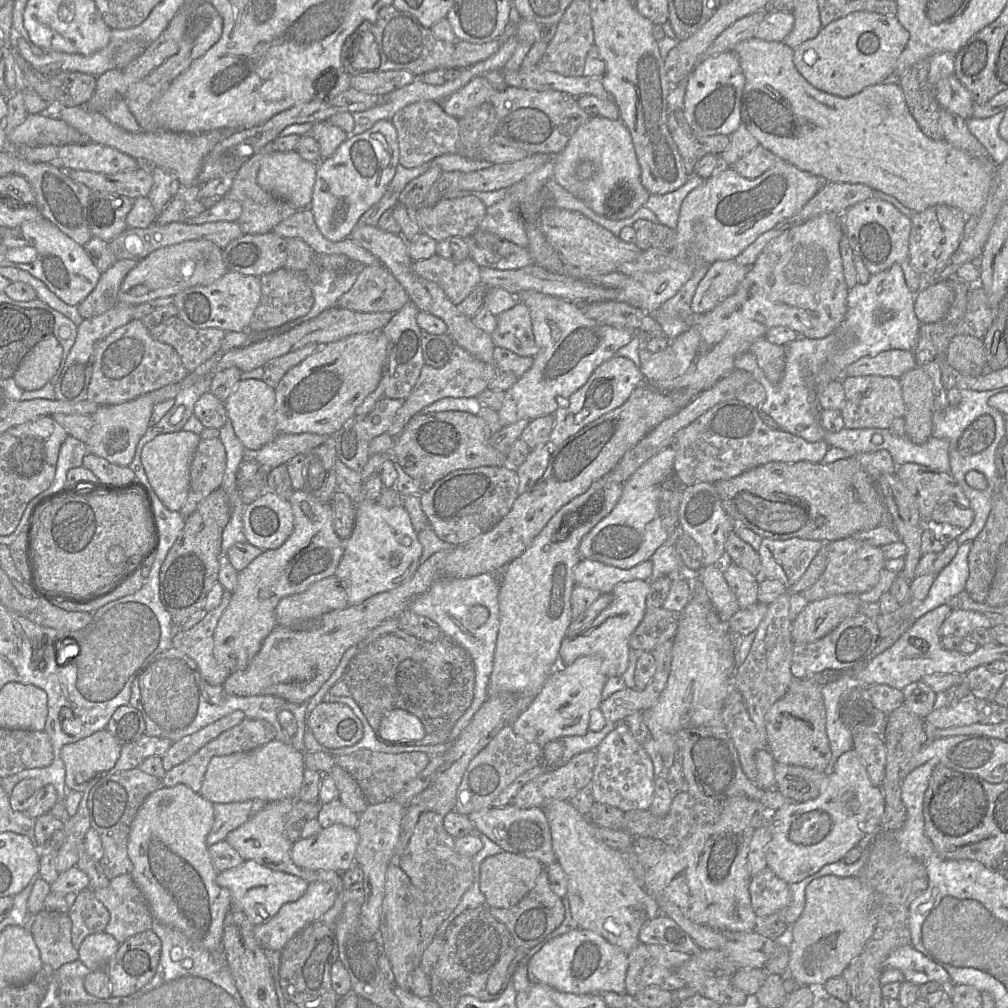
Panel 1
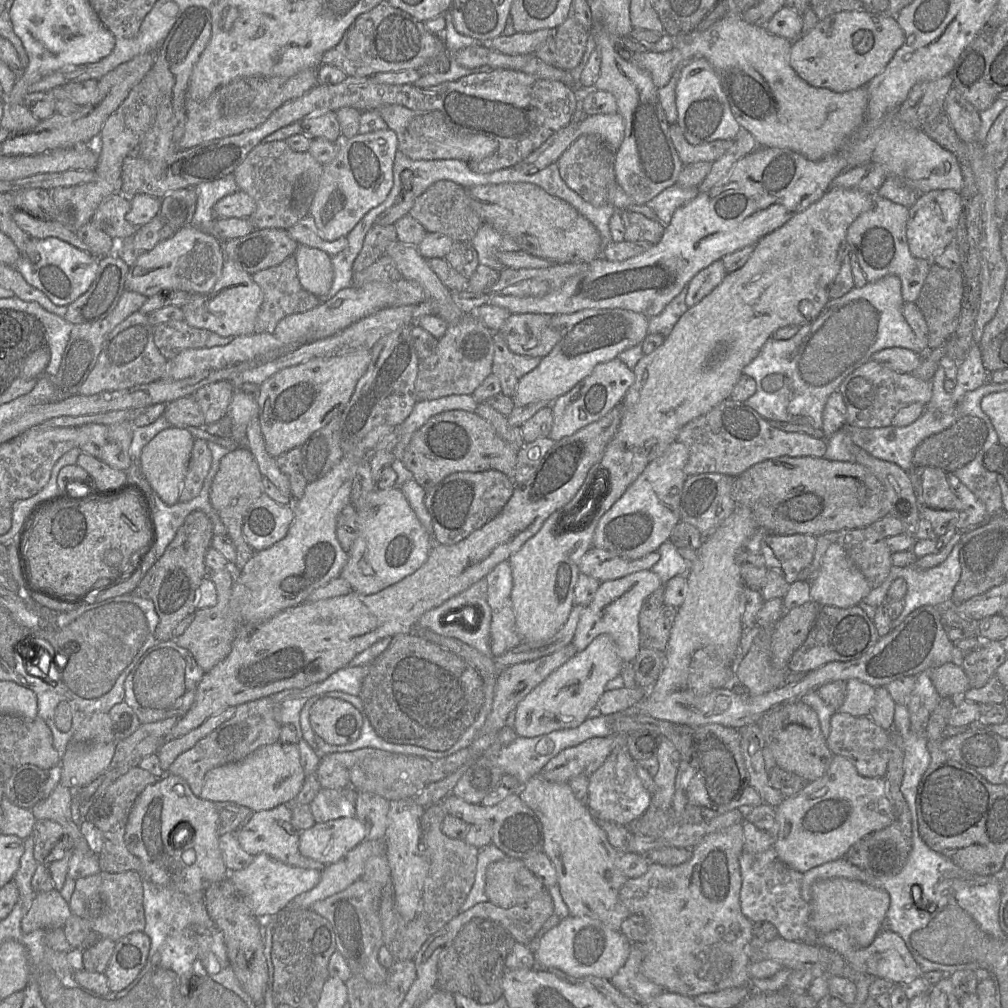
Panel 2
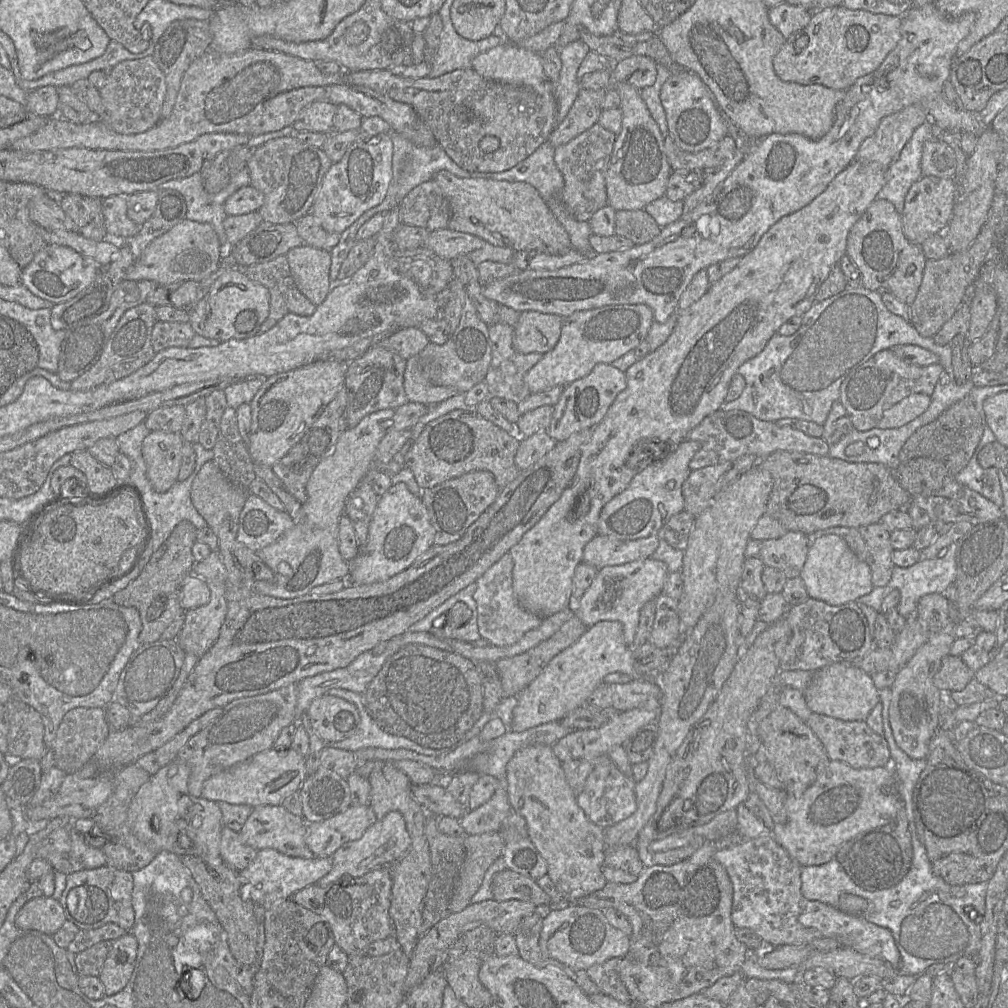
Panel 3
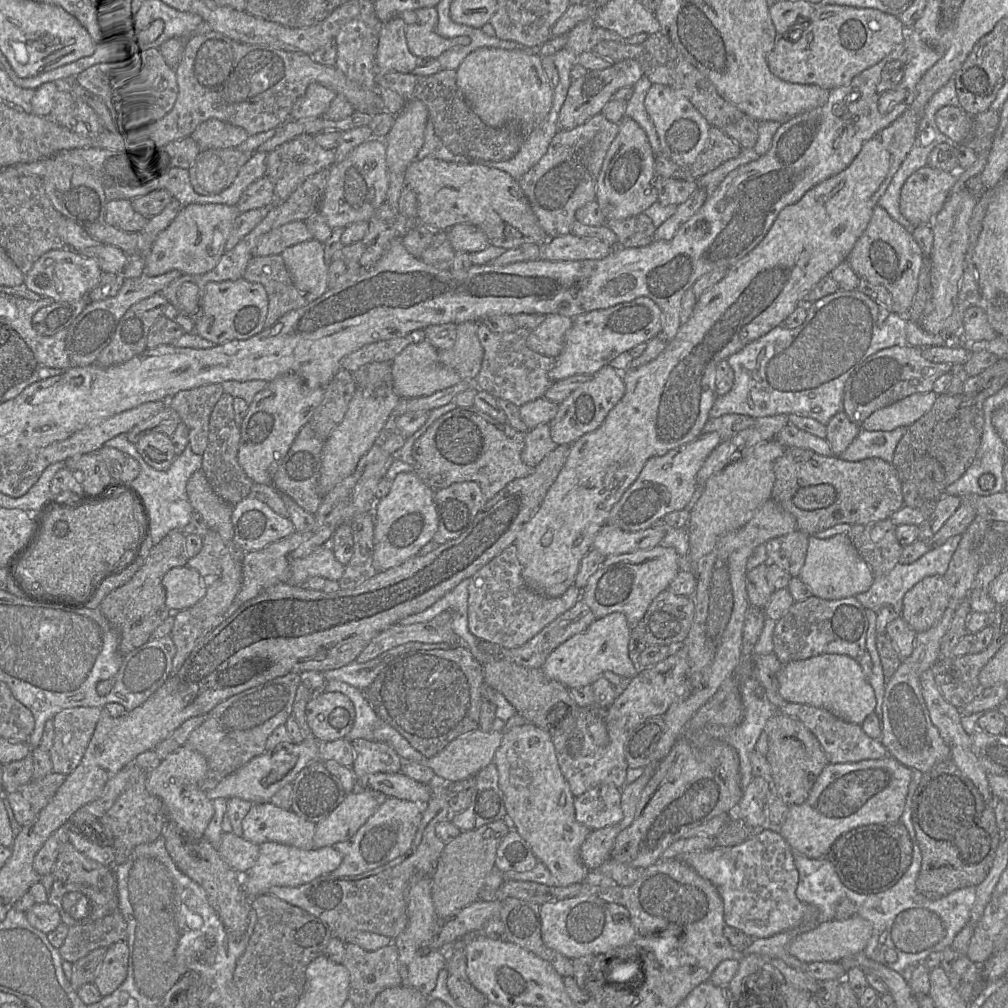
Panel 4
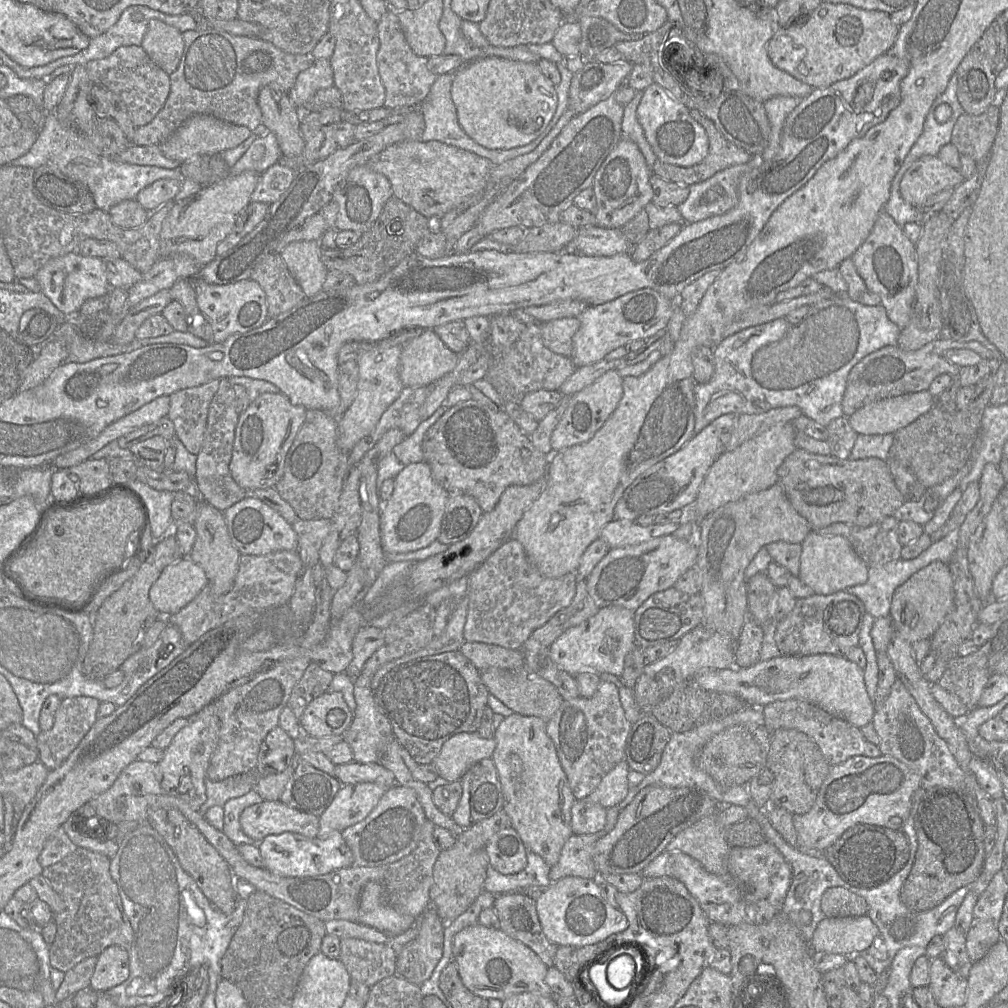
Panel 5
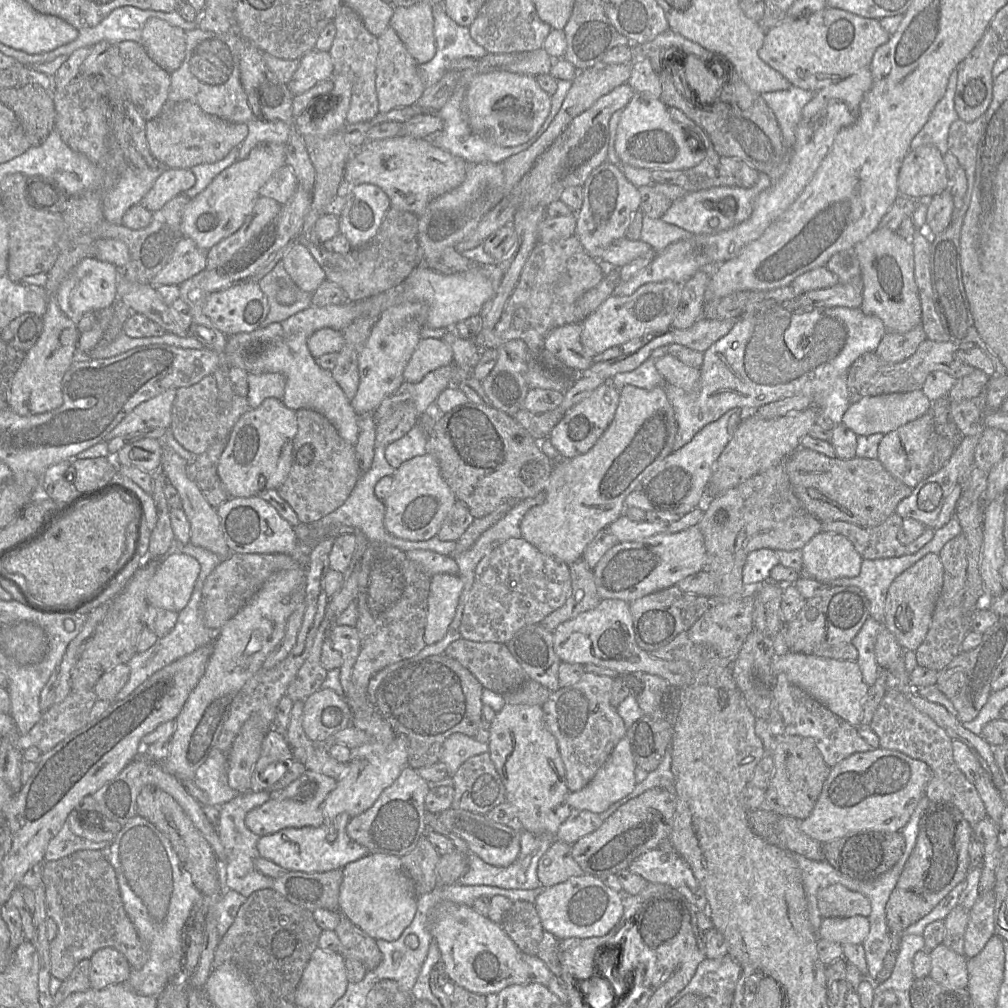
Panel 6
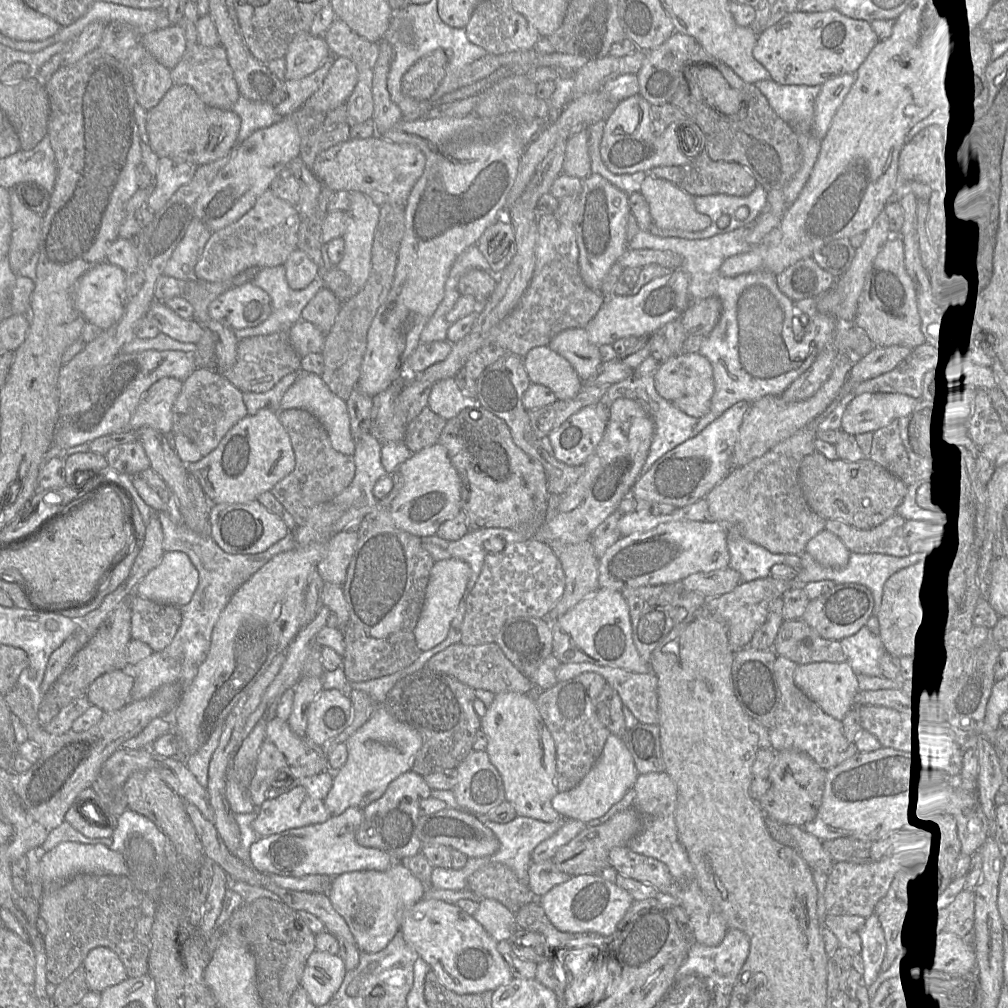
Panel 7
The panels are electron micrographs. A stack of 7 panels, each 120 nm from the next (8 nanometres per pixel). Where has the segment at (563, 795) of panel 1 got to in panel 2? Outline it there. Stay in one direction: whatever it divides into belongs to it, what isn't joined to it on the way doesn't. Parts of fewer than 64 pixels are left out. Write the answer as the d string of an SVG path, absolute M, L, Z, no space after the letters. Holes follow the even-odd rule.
M626 734L590 738L577 746L562 750L539 774L548 781L558 783L568 783L577 776L589 777L619 746L626 746Z

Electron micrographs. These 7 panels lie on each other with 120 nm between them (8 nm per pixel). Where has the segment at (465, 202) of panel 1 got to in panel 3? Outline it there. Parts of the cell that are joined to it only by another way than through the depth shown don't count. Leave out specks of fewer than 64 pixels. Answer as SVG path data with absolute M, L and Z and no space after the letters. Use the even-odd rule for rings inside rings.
M433 180L412 189L401 201L398 212L402 224L429 232L448 228L451 217L449 201Z

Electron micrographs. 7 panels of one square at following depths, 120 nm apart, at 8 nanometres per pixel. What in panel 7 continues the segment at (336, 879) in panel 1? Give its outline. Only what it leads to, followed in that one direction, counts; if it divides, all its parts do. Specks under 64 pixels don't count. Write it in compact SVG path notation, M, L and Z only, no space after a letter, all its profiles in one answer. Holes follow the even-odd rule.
M296 786L278 797L266 798L252 827L262 837L323 823L330 816L323 800L312 797L303 786Z

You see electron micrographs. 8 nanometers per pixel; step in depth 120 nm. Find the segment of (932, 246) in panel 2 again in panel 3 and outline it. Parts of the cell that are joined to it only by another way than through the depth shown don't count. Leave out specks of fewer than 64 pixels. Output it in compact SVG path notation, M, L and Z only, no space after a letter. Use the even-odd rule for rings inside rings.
M922 176L908 190L904 210L901 214L905 237L916 245L934 234L942 234L952 217L956 202L956 181L954 178Z

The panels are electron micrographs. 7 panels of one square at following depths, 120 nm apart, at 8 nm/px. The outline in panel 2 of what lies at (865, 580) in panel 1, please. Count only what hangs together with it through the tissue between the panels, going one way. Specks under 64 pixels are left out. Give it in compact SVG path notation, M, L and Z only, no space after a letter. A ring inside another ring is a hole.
M871 526L826 533L818 536L816 541L815 553L810 563L810 582L817 576L822 558L827 548L833 543L842 546L854 565L864 575L871 589L879 587L890 573L892 567L891 556L893 553L886 543L886 538Z

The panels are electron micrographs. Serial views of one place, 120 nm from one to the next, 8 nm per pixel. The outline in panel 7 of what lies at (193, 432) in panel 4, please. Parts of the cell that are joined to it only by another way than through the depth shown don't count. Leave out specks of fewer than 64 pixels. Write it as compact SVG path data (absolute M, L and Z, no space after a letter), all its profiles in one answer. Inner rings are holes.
M197 367L183 381L183 386L173 405L172 434L186 436L202 456L211 453L225 434L247 414L243 392L215 369Z

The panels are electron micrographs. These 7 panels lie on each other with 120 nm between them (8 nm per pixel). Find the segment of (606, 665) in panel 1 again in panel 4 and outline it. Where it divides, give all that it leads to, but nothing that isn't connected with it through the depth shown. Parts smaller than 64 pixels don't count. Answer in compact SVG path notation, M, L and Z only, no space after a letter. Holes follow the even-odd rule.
M660 544L646 550L606 557L582 590L581 599L596 619L620 612L627 618L630 630L637 627L651 602L663 591L680 571L680 556L675 549Z

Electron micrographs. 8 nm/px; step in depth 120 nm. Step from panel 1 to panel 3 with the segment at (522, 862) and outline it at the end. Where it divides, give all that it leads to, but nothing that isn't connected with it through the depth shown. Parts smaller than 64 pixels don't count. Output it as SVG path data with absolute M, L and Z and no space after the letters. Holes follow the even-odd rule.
M508 868L493 876L491 890L496 901L520 900L537 907L550 907L552 904L536 881Z

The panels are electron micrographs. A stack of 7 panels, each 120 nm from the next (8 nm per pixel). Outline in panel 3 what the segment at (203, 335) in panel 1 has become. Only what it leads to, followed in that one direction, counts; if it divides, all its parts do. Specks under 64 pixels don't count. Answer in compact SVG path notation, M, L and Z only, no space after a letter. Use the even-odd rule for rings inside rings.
M157 321L152 330L151 343L157 354L170 347L188 347L195 335L196 333L189 322Z

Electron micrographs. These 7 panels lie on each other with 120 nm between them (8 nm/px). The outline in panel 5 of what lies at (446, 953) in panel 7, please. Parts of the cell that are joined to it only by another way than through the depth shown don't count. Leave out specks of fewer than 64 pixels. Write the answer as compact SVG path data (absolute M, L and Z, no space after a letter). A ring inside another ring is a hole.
M477 922L462 929L453 938L452 953L462 983L475 995L501 1001L523 992L553 996L545 982L548 967L529 947L500 928L487 927Z

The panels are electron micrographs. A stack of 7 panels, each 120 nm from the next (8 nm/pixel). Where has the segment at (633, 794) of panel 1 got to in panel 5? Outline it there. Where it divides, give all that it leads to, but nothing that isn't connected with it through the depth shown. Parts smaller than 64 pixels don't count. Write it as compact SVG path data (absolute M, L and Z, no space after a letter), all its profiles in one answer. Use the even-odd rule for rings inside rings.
M576 799L571 807L571 828L573 834L594 834L606 827L607 809L602 805L584 799Z

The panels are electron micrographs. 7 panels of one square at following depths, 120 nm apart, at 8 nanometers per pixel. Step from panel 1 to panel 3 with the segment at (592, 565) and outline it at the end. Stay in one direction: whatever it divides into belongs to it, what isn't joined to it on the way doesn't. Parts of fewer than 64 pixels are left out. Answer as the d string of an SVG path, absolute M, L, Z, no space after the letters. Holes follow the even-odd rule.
M598 534L585 546L582 562L600 570L606 566L622 565L652 557L658 546L657 534L629 541Z

